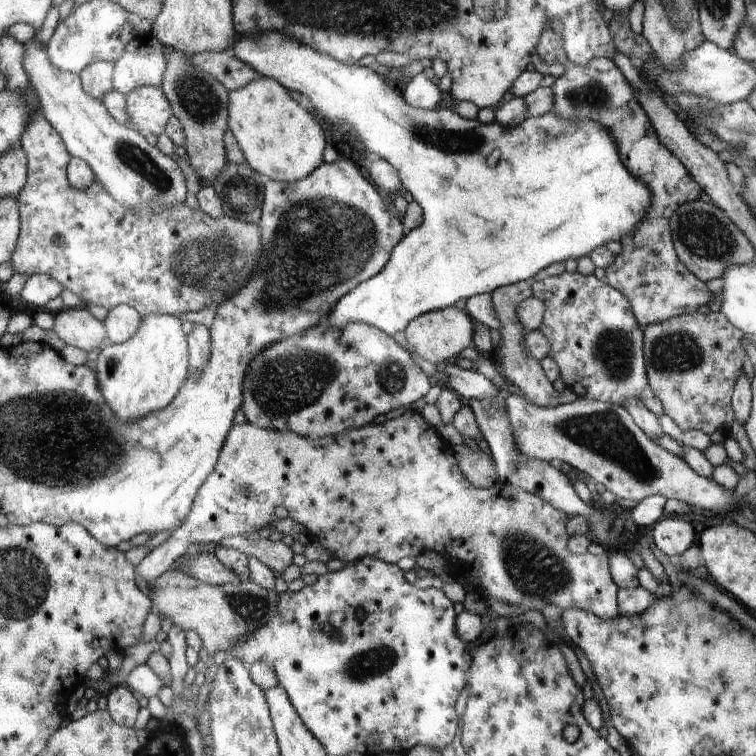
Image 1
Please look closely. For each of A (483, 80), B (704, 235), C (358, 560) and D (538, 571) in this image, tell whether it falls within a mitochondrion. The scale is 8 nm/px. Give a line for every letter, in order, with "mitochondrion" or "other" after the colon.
A: other
B: mitochondrion
C: other
D: mitochondrion

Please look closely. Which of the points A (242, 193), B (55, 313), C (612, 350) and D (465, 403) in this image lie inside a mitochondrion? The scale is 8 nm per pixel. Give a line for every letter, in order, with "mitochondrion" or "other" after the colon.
A: mitochondrion
B: other
C: mitochondrion
D: other

